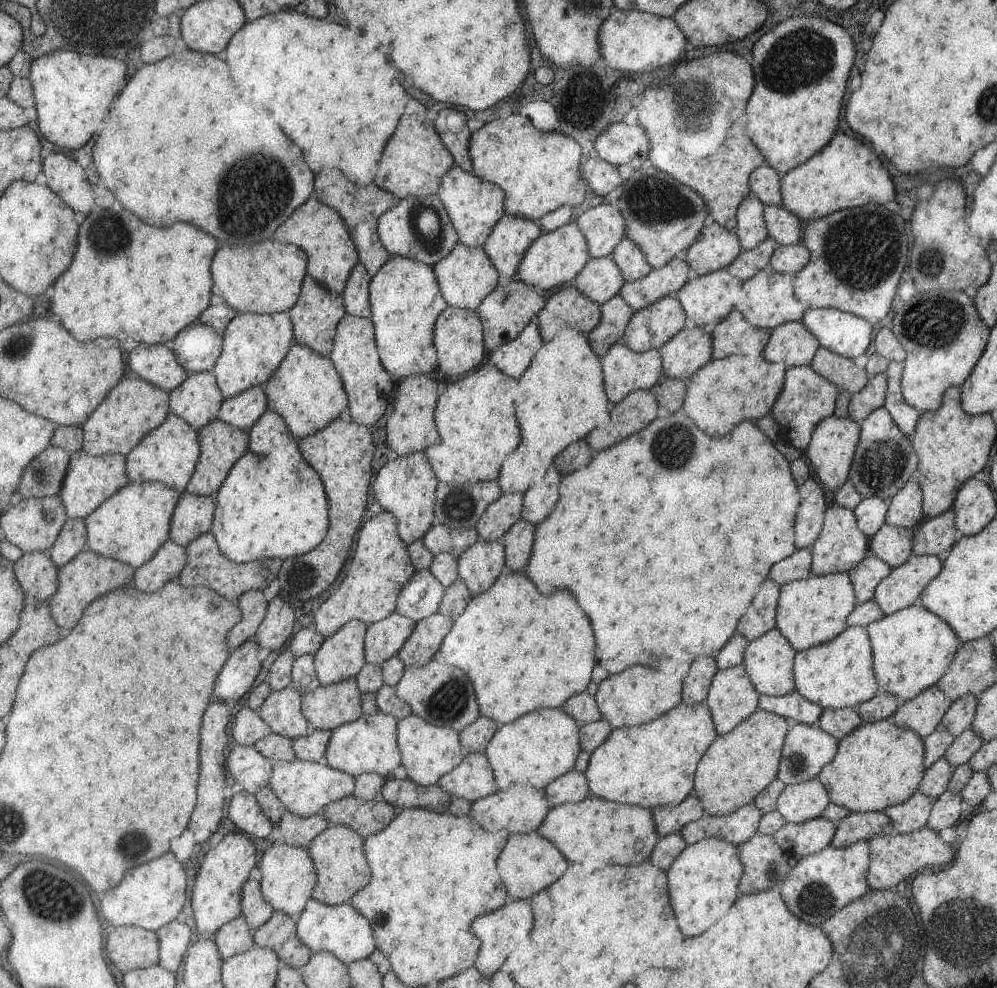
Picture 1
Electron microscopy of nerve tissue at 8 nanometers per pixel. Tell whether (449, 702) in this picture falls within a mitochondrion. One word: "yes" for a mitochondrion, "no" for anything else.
yes

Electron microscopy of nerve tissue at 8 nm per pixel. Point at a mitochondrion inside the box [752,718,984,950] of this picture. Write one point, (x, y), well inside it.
(813, 899)

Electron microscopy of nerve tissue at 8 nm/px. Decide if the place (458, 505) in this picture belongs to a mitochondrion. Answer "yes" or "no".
yes

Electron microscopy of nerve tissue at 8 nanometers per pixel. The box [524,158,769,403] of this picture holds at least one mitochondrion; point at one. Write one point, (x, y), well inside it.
(655, 201)

